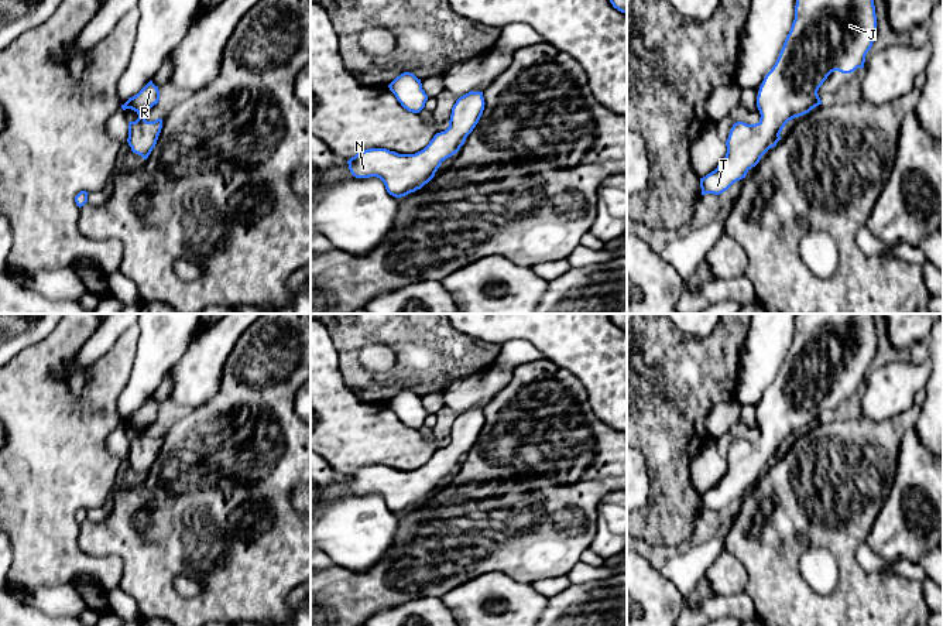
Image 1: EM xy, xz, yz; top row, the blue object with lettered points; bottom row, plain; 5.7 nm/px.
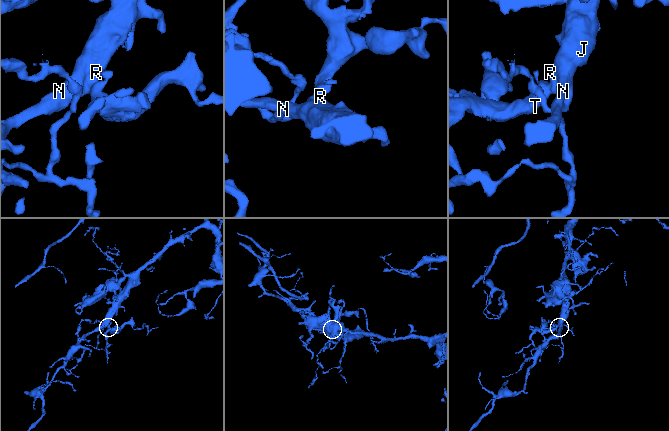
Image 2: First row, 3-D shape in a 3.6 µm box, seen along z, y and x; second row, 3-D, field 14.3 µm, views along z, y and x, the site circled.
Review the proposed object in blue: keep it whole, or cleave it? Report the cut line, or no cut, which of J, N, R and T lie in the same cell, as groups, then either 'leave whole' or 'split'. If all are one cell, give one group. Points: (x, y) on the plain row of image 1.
no cut; J N R T; leave whole

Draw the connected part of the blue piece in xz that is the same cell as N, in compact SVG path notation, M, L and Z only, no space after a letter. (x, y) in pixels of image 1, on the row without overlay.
M483 408L460 413L452 424L449 444L436 449L429 461L415 471L398 471L387 465L357 469L347 480L356 495L380 495L390 512L405 513L421 506L440 480L456 471L473 448L484 427Z

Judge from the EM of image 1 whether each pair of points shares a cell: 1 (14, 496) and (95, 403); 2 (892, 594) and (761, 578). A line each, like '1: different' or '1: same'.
1: same
2: same

